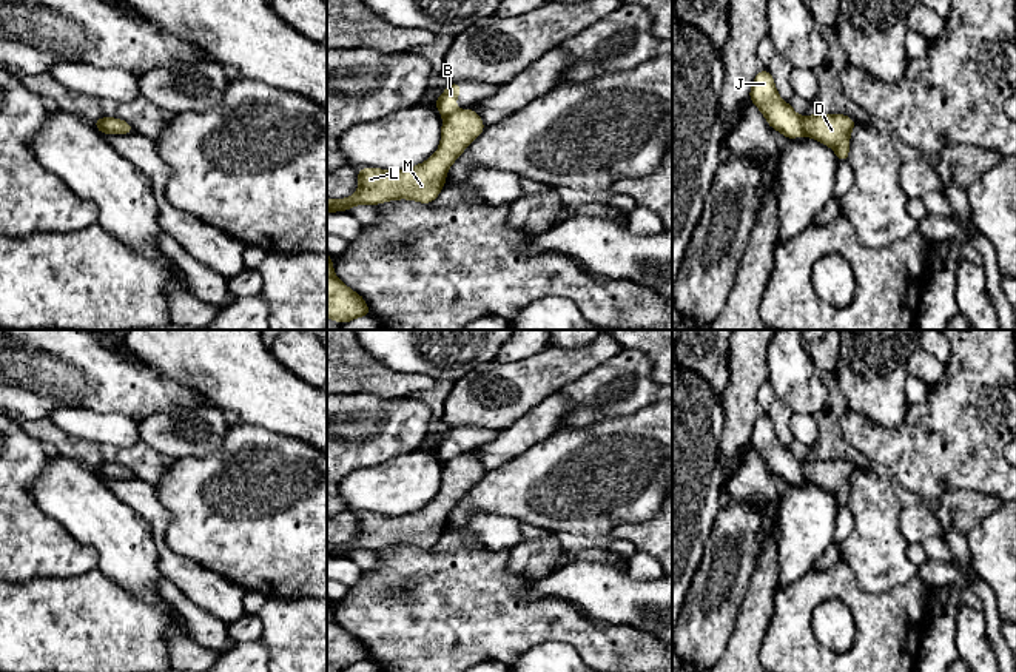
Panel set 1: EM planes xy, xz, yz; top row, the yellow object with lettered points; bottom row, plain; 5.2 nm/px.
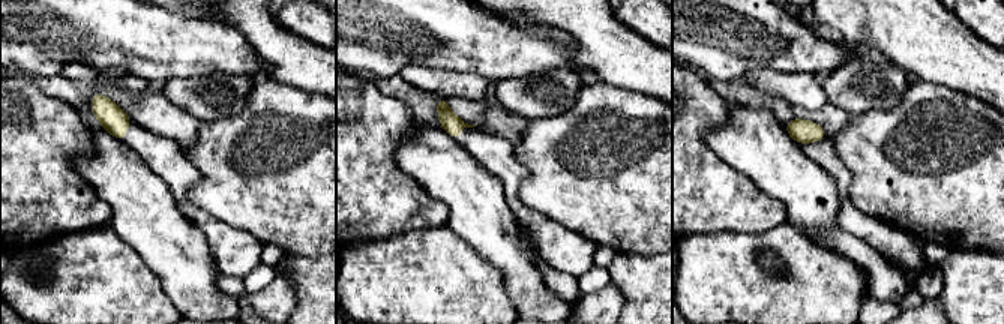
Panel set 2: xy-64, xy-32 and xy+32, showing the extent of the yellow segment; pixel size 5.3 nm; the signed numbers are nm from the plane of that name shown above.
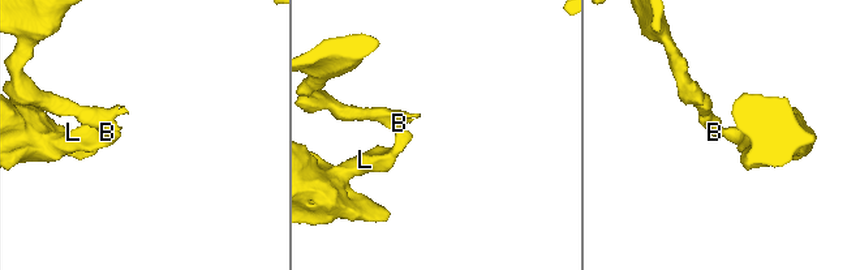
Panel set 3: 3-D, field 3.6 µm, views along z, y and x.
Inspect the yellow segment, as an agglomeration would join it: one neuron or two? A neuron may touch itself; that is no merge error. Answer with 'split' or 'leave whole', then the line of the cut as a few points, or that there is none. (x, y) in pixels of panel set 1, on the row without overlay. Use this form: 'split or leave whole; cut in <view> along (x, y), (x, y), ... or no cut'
split; cut in yz along (800, 463), (804, 480)

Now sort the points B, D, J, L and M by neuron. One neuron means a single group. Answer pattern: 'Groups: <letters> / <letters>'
Groups: B J / D L M

